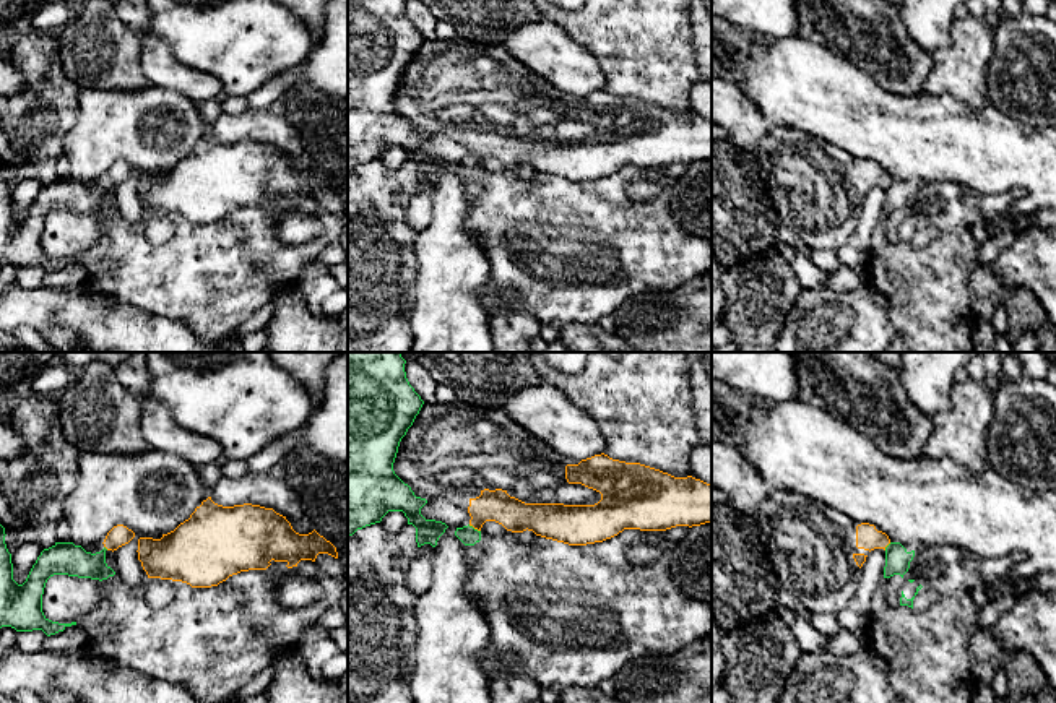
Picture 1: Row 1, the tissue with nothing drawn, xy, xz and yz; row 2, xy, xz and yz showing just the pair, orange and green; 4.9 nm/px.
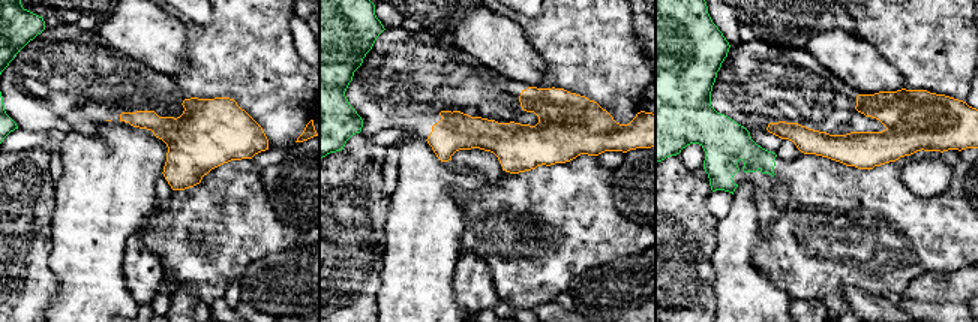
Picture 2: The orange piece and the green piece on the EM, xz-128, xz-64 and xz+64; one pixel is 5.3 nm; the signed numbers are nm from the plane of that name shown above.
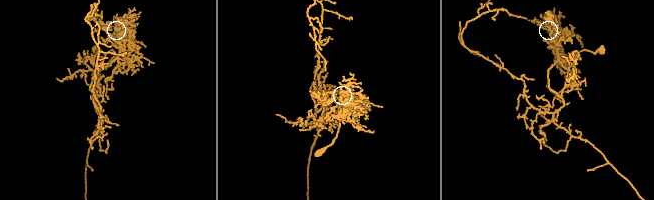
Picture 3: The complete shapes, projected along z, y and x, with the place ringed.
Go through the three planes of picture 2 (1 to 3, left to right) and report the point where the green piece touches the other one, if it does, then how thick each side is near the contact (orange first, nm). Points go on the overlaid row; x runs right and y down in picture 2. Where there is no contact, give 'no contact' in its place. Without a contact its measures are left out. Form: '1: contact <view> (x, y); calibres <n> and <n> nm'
1: no contact
2: no contact
3: no contact

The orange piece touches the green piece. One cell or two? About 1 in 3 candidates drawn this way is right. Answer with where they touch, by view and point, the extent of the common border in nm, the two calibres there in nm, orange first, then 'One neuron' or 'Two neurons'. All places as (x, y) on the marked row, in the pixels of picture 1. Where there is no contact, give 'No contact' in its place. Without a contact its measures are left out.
Touches orange at xz (475, 528). Shared border 70 nm. Thickness 160 nm (orange) against 90 nm. Two neurons

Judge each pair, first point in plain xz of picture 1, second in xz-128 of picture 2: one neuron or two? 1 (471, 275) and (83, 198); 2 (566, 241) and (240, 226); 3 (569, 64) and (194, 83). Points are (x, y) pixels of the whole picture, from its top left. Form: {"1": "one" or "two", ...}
{"1": "one", "2": "one", "3": "two"}

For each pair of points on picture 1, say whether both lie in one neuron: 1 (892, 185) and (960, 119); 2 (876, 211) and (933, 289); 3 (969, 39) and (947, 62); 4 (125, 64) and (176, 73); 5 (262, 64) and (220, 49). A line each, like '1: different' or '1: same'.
1: different
2: different
3: same
4: different
5: same

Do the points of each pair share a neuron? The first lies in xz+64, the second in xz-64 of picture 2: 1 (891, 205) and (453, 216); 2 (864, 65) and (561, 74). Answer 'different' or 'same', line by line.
1: different
2: different

